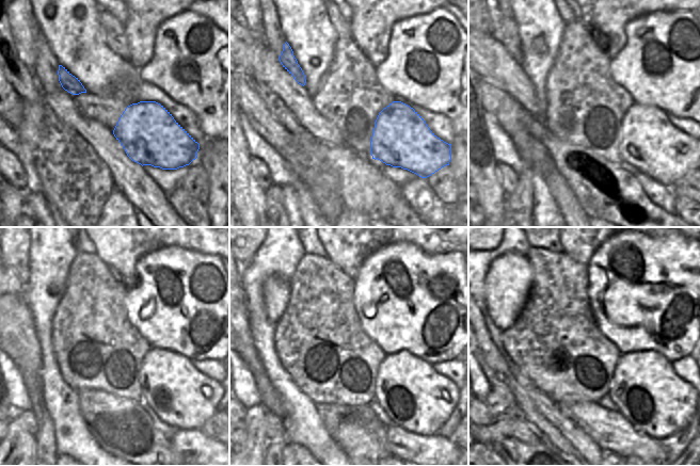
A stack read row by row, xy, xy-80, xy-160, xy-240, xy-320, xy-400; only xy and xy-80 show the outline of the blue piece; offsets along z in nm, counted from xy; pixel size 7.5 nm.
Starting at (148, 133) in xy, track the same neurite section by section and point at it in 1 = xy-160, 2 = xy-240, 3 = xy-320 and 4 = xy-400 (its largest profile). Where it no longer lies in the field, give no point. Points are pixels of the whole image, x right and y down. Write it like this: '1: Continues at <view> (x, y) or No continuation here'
1: Continues at xy-160 (648, 141)
2: Continues at xy-240 (172, 387)
3: Continues at xy-320 (418, 399)
4: Continues at xy-400 (648, 392)

